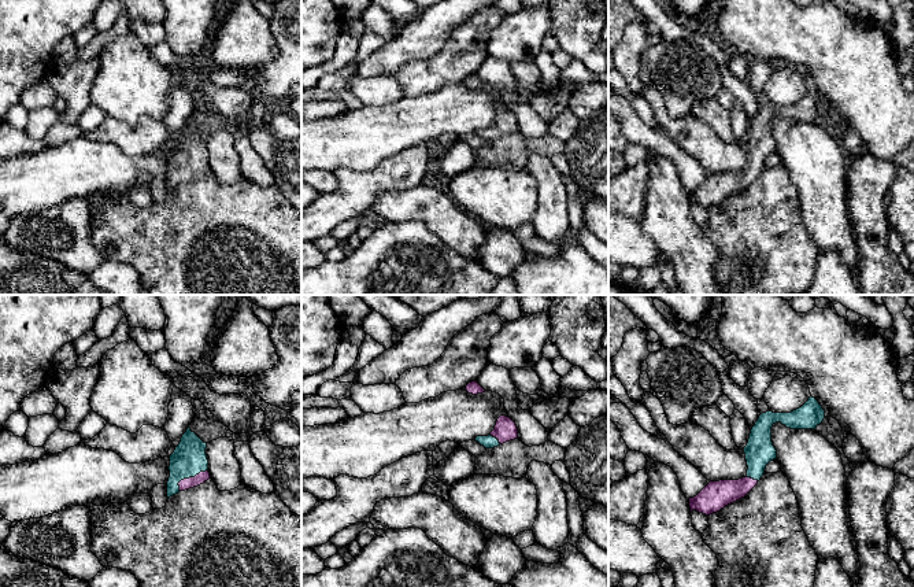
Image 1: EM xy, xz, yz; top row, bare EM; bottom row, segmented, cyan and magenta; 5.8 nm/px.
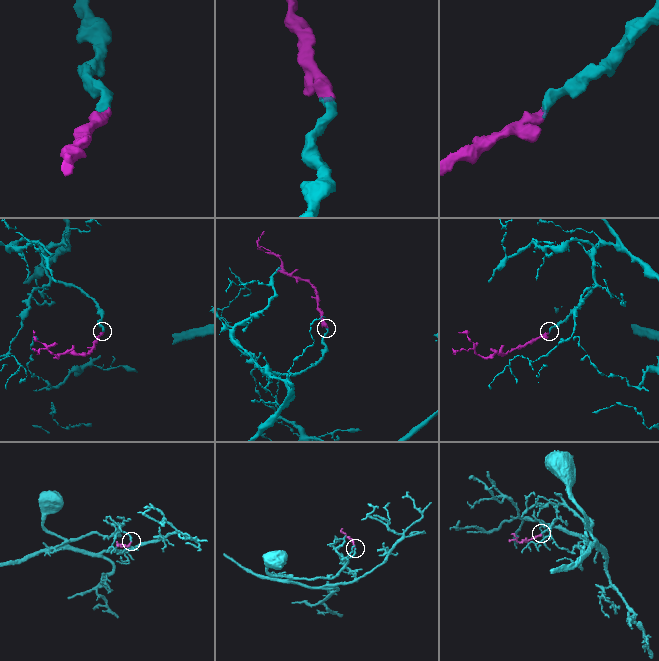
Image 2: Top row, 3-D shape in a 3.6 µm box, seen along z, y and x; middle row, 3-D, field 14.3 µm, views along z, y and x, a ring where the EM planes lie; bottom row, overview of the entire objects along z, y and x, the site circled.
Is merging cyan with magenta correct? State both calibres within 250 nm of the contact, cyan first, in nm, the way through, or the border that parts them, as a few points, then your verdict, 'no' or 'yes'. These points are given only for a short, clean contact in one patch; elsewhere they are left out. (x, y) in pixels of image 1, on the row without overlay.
200 nm thick on the cyan side, 70 nm on the other; runs through xy (189, 151), (189, 169), (199, 172); yes

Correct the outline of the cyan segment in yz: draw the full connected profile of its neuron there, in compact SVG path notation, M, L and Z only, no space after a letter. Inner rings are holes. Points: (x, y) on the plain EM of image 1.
M813 89L791 106L762 106L751 122L744 140L747 169L739 173L710 174L696 189L689 191L691 204L706 208L719 204L725 199L744 191L761 173L766 158L777 151L771 134L771 119L781 115L791 122L815 122L825 111L825 103Z

